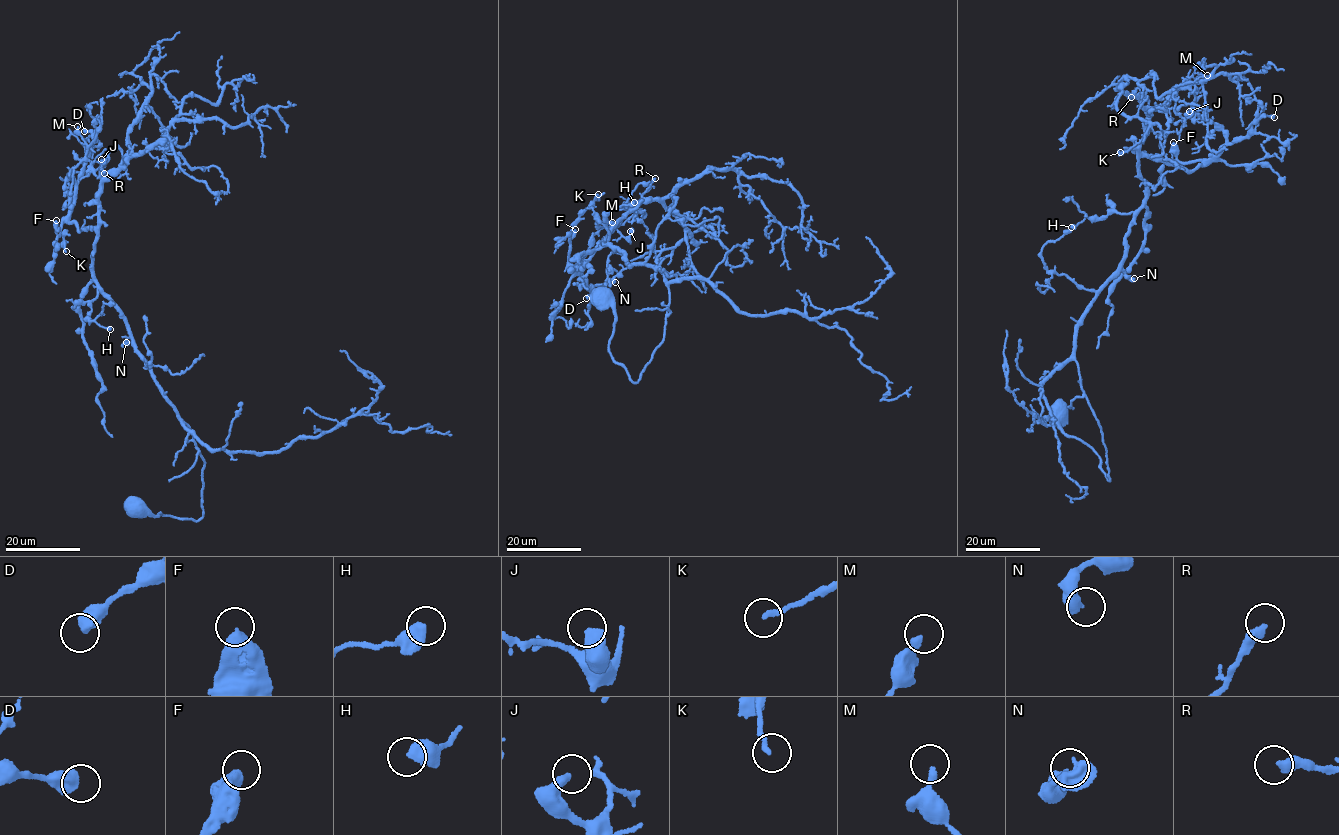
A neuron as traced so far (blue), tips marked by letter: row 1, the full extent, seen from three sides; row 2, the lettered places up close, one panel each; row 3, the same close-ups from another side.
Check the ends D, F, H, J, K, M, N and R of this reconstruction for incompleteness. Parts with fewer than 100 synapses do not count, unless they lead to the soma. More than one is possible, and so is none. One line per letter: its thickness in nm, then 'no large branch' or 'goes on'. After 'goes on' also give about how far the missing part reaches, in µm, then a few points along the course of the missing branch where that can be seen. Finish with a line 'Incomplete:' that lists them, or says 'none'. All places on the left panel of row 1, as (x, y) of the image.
D: 550 nm | no large branch
F: 500 nm | no large branch
H: 550 nm | no large branch
J: 500 nm | no large branch
K: 180 nm | no large branch
M: 260 nm | no large branch
N: 480 nm | no large branch
R: 420 nm | no large branch
Incomplete: none

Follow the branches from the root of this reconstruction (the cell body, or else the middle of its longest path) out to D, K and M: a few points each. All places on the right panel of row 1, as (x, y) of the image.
D: (1057, 408), (1110, 480), (1074, 353), (1079, 319), (1118, 268), (1145, 201), (1138, 159), (1194, 169), (1274, 117)
K: (1057, 408), (1110, 480), (1074, 353), (1079, 319), (1143, 205), (1139, 158), (1202, 163), (1120, 152)
M: (1057, 408), (1110, 480), (1079, 319), (1143, 205), (1139, 158), (1189, 171), (1226, 142), (1192, 106), (1207, 75)

